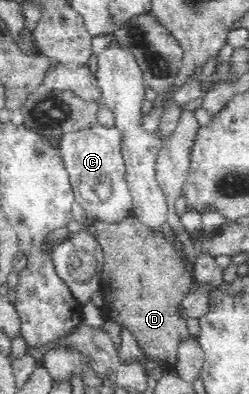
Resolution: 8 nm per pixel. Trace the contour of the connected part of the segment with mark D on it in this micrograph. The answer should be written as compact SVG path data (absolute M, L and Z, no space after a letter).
M133 216L125 218L121 223L92 221L89 230L102 245L106 259L101 273L100 291L104 296L102 309L107 313L108 319L117 322L133 334L143 352L159 358L162 367L175 367L178 361L178 347L190 336L187 324L189 316L182 307L182 301L194 287L192 273L190 269L185 269L187 262L181 250L169 243L161 230L148 229Z

